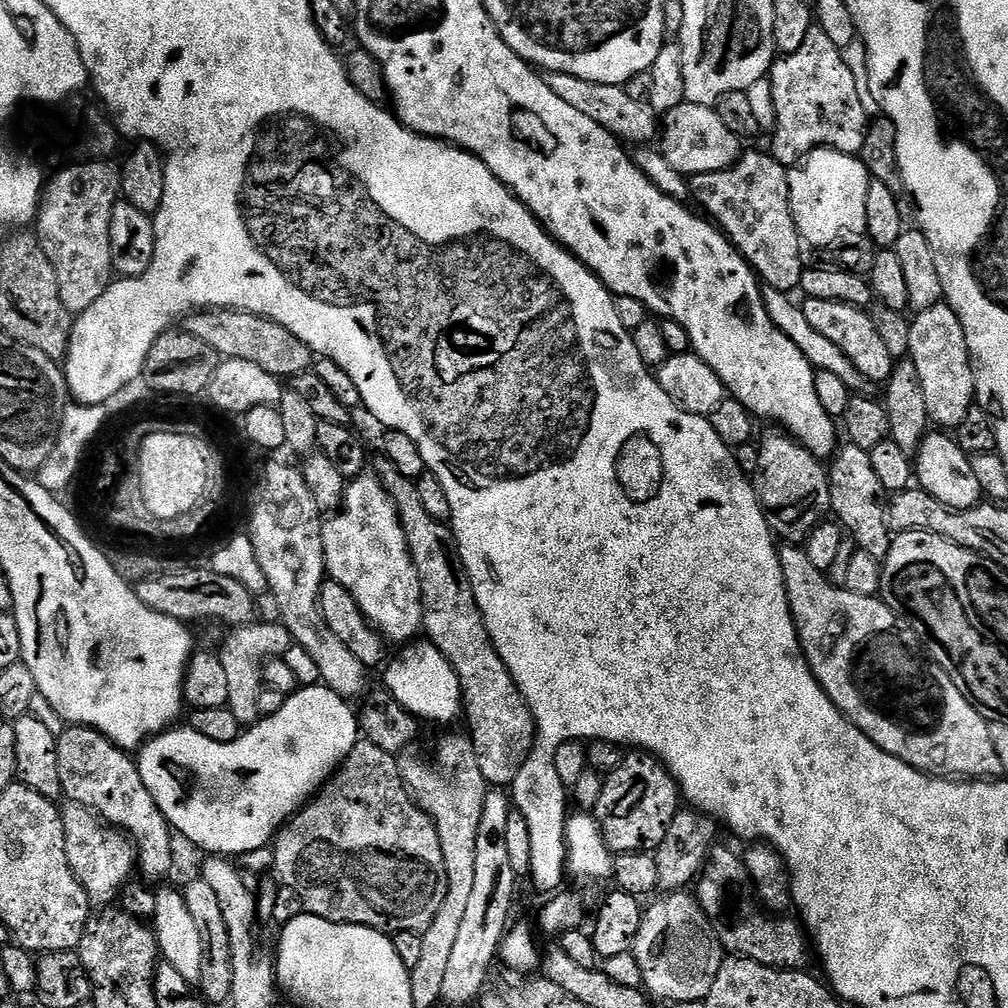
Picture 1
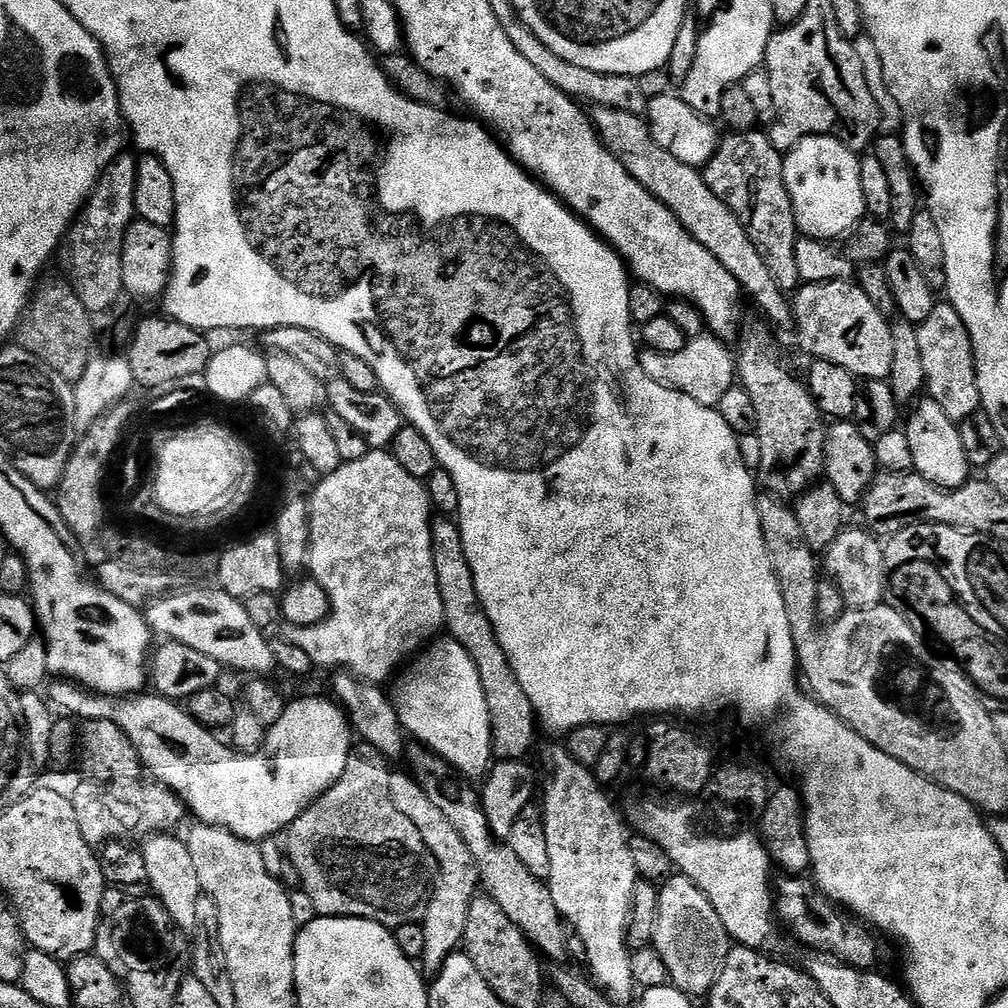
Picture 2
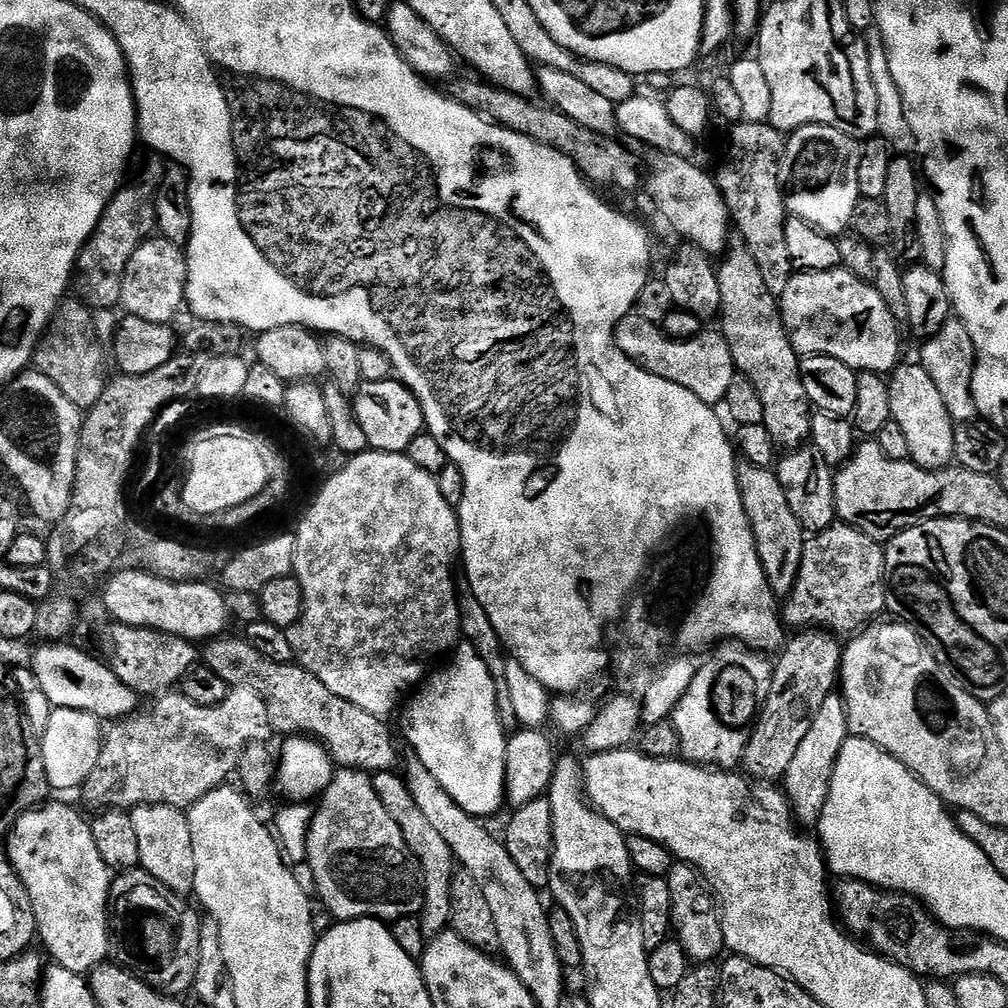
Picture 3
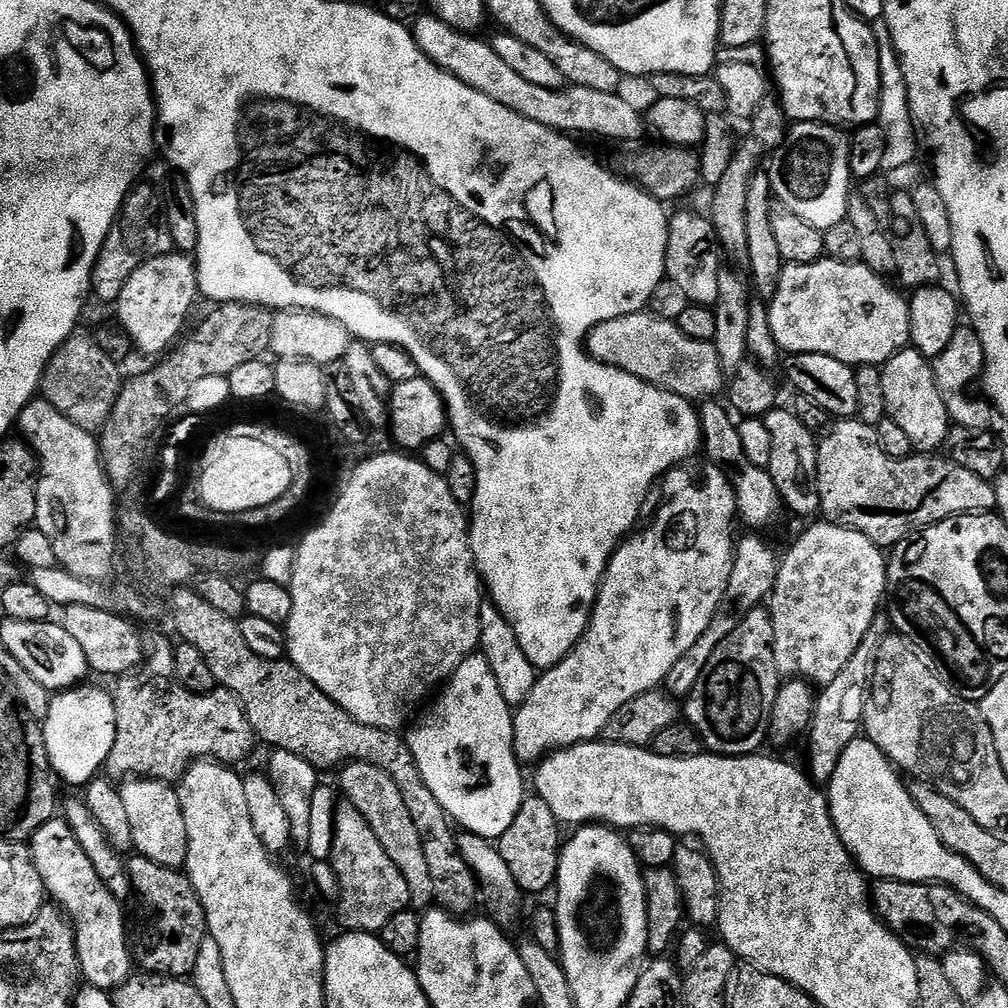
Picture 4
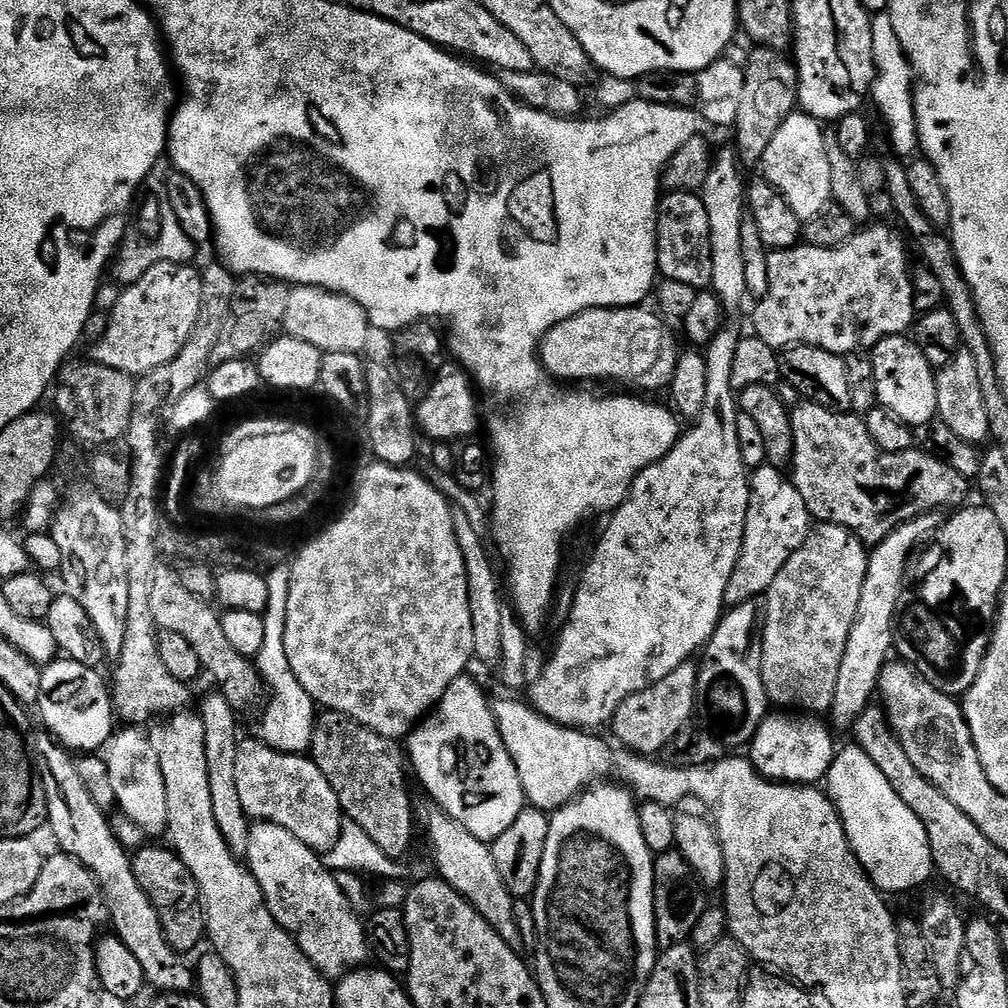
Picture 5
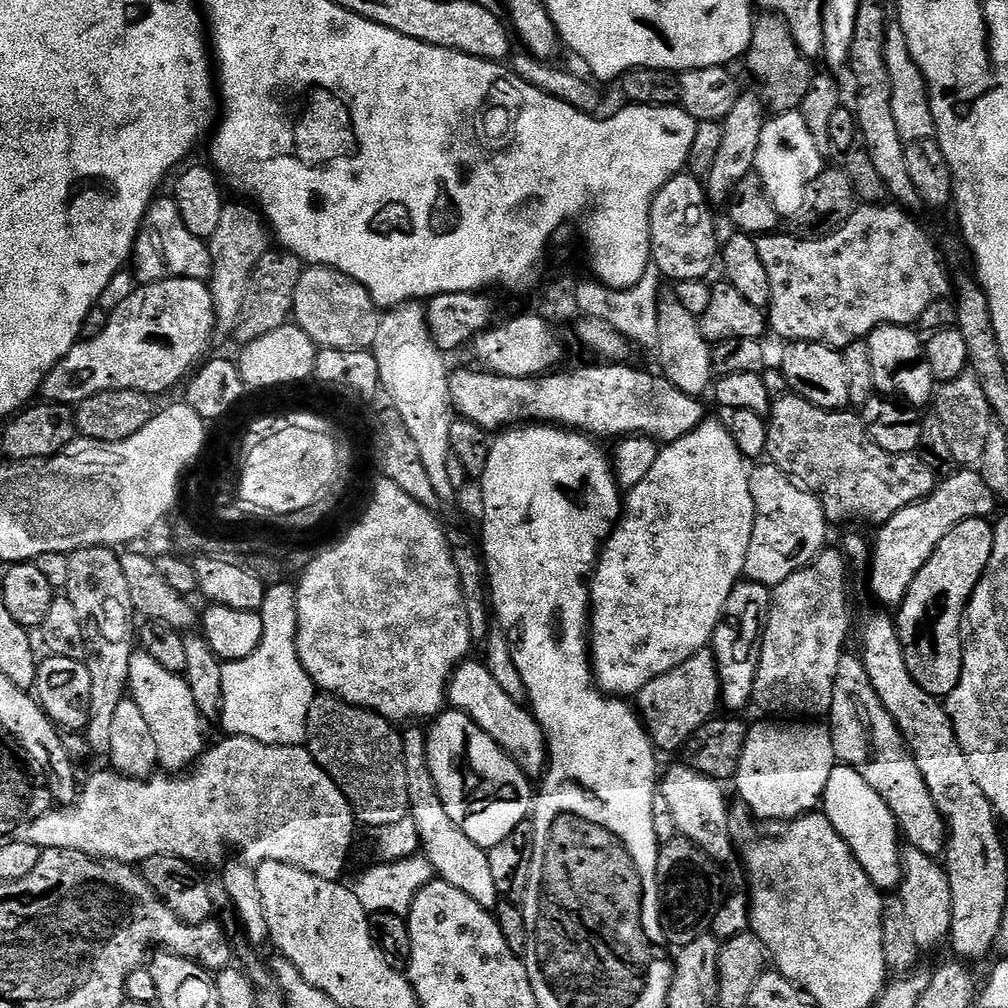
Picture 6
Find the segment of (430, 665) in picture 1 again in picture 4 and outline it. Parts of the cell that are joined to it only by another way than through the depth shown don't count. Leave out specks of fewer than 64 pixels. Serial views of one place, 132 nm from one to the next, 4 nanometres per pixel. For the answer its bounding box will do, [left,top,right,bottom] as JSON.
[406,654,526,841]

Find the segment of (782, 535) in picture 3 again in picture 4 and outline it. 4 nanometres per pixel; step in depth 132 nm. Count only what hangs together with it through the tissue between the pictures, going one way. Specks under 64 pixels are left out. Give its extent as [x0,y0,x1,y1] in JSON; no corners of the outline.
[699,398,782,530]

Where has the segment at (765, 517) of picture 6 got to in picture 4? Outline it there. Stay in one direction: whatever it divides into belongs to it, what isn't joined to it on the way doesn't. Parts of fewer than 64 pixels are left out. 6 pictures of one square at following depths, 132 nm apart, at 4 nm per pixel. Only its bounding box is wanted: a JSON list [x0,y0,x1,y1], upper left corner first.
[663,535,781,698]

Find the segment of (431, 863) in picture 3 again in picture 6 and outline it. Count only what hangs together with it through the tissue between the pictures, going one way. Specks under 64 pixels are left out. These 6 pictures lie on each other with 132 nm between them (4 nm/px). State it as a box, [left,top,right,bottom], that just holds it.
[308,694,410,829]

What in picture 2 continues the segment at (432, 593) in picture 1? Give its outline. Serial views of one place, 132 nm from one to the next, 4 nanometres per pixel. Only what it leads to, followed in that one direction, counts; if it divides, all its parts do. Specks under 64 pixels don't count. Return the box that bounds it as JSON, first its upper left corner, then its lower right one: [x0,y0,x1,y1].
[432,519,536,761]

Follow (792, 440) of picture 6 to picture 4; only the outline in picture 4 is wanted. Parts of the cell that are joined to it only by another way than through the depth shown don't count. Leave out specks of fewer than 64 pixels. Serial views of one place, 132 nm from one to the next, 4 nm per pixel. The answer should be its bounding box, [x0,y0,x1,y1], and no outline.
[816,418,996,546]

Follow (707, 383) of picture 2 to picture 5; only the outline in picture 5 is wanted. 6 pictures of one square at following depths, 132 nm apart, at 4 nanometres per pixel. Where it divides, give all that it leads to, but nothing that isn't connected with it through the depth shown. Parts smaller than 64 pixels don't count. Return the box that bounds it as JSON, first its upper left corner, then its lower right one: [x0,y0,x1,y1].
[538,307,682,394]

